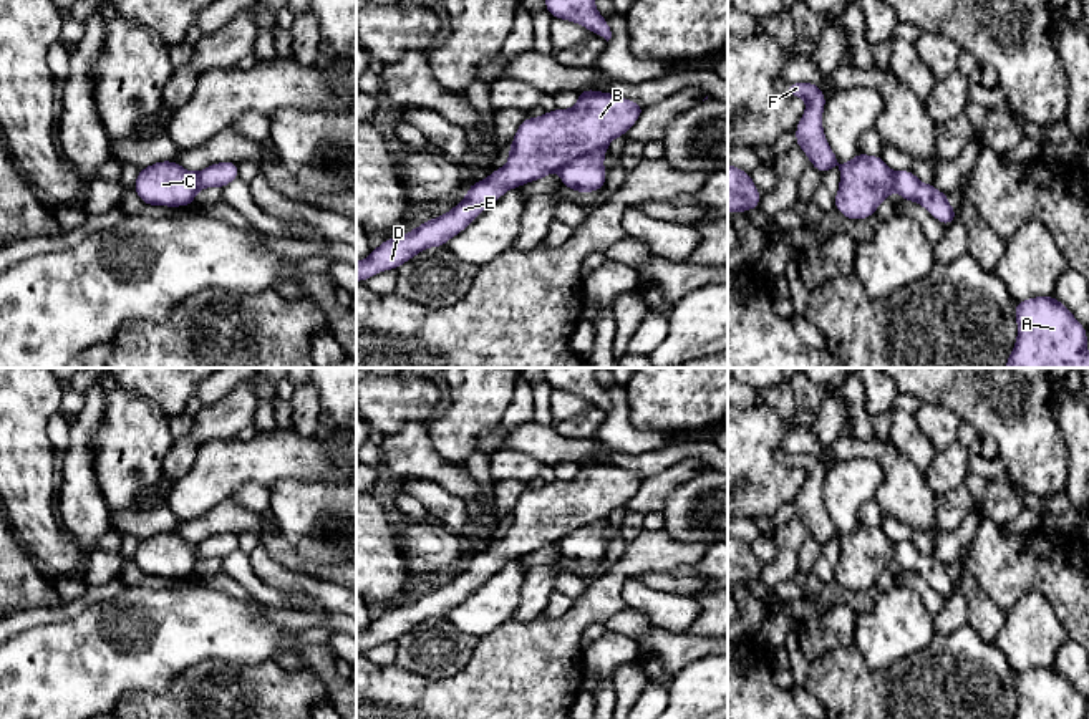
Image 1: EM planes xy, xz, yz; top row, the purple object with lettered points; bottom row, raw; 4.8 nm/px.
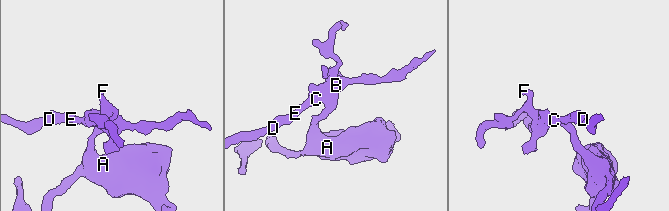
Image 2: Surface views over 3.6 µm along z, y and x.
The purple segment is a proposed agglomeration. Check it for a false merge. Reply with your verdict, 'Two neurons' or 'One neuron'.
Two neurons

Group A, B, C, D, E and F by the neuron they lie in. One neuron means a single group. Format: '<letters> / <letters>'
A F / B C D E

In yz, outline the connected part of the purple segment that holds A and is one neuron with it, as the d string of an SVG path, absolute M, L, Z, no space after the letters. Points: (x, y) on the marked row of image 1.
M1053 295L1014 303L1018 336L1004 368L1089 368L1087 330Z

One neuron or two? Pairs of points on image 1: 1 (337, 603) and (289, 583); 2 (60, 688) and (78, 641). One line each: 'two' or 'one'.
1: one
2: one

